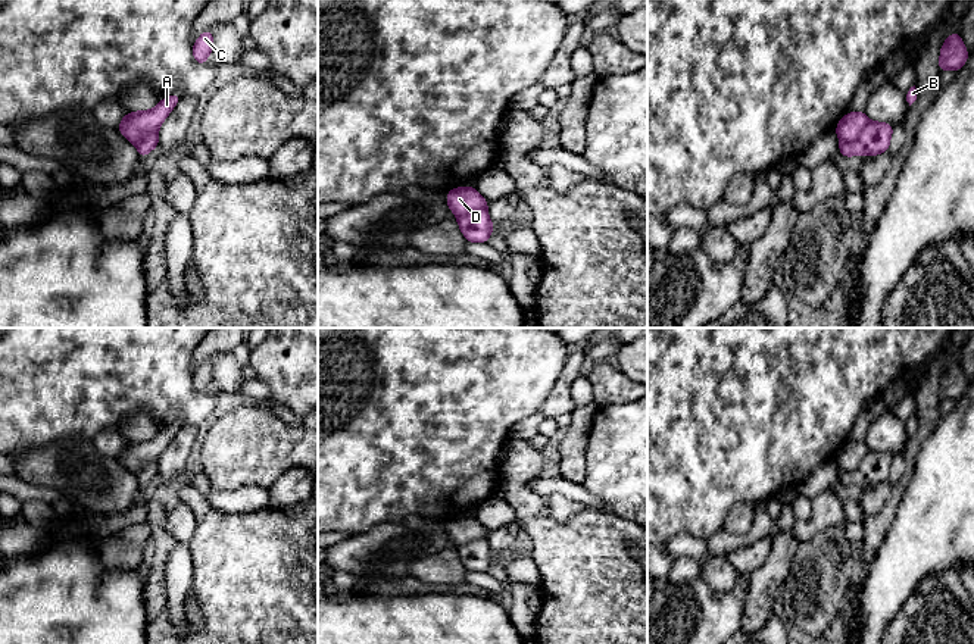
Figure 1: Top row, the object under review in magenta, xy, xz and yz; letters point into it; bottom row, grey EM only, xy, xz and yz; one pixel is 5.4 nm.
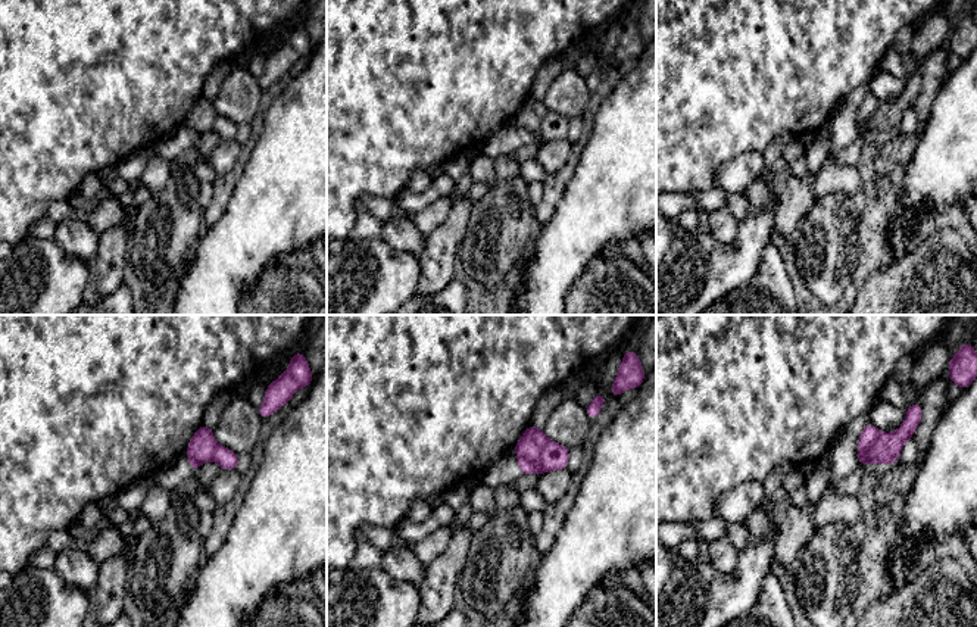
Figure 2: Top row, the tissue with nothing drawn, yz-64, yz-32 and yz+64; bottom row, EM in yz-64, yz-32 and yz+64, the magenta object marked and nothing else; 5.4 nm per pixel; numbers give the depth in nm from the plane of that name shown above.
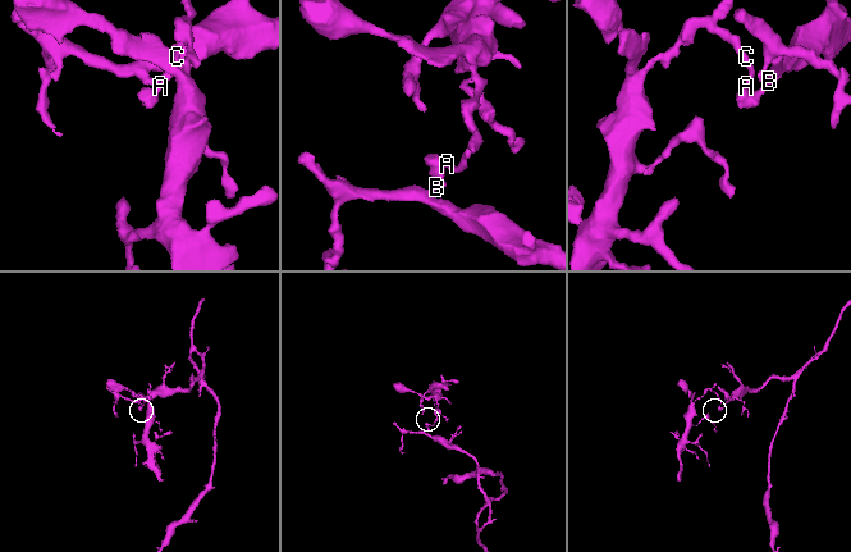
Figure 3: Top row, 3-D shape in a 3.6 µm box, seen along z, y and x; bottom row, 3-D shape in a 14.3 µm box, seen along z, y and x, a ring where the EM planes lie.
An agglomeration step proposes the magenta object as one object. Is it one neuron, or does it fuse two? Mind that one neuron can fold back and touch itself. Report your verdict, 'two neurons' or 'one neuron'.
two neurons

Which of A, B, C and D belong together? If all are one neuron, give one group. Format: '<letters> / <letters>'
A C D / B

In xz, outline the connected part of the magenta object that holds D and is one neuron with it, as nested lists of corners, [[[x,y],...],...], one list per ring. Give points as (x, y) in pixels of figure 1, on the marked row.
[[[469,185],[449,190],[446,201],[456,218],[488,207],[488,201]]]

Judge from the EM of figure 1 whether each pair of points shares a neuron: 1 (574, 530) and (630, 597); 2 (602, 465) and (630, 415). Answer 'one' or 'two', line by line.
1: one
2: one

